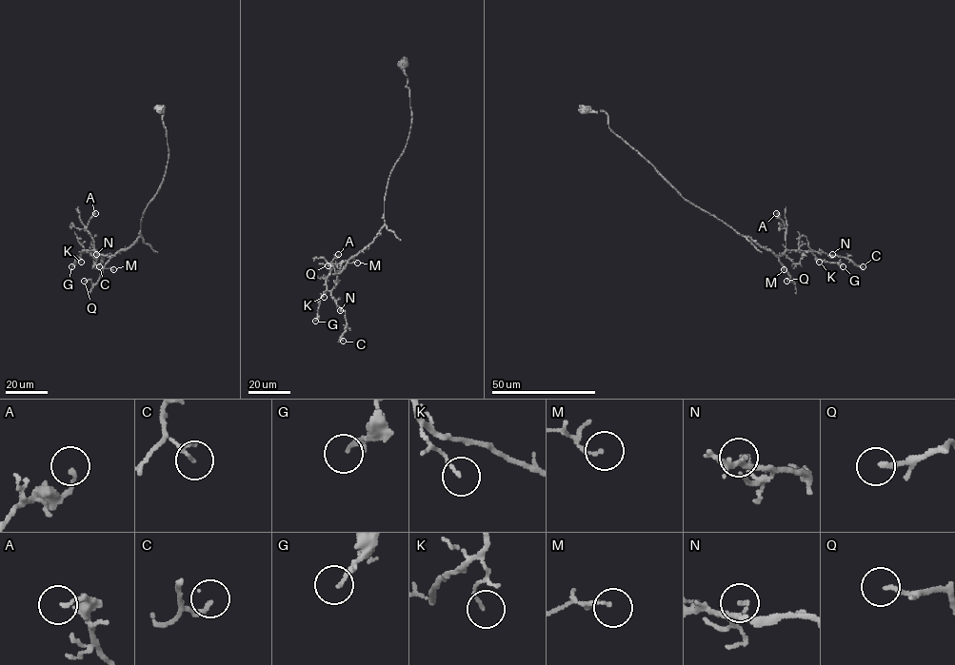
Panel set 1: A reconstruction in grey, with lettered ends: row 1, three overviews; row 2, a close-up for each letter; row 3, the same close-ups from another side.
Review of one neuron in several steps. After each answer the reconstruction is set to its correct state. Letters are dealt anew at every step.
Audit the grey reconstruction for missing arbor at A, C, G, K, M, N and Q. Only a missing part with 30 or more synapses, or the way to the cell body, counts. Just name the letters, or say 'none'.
none

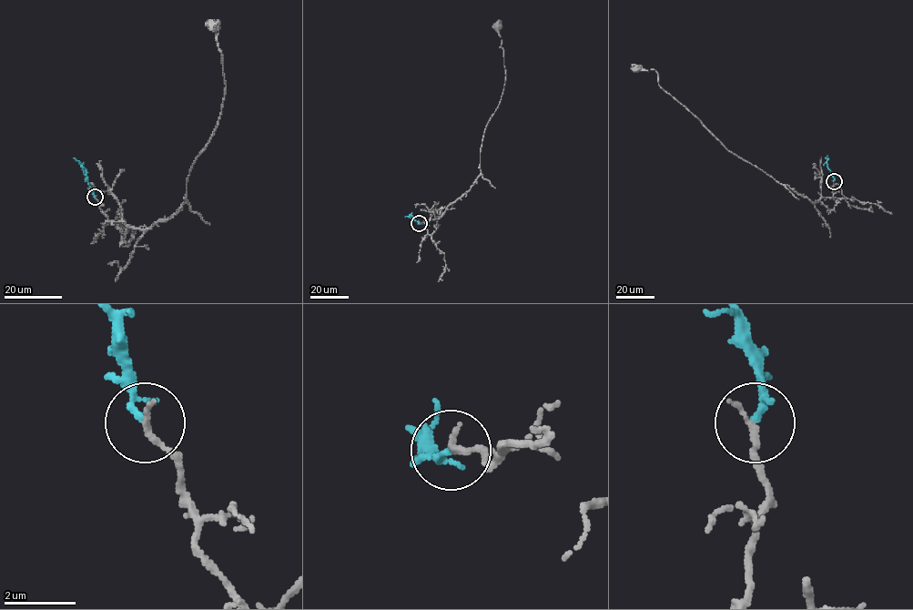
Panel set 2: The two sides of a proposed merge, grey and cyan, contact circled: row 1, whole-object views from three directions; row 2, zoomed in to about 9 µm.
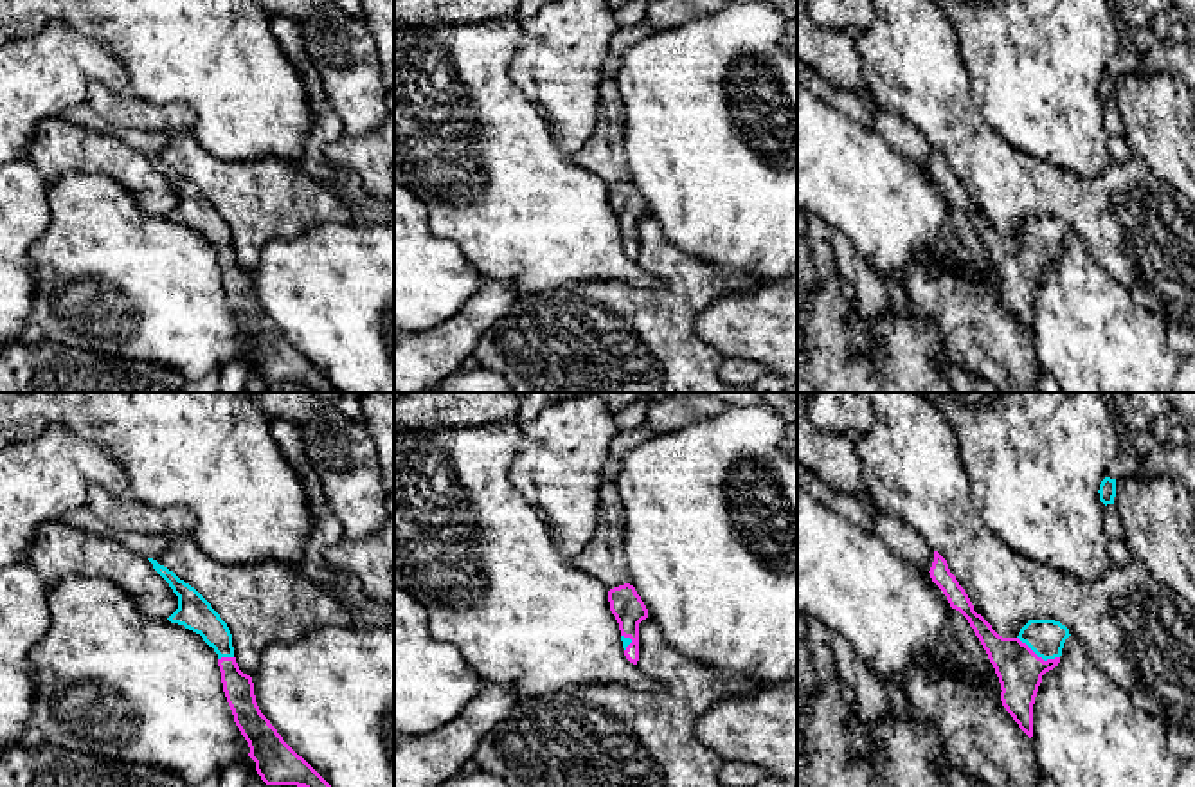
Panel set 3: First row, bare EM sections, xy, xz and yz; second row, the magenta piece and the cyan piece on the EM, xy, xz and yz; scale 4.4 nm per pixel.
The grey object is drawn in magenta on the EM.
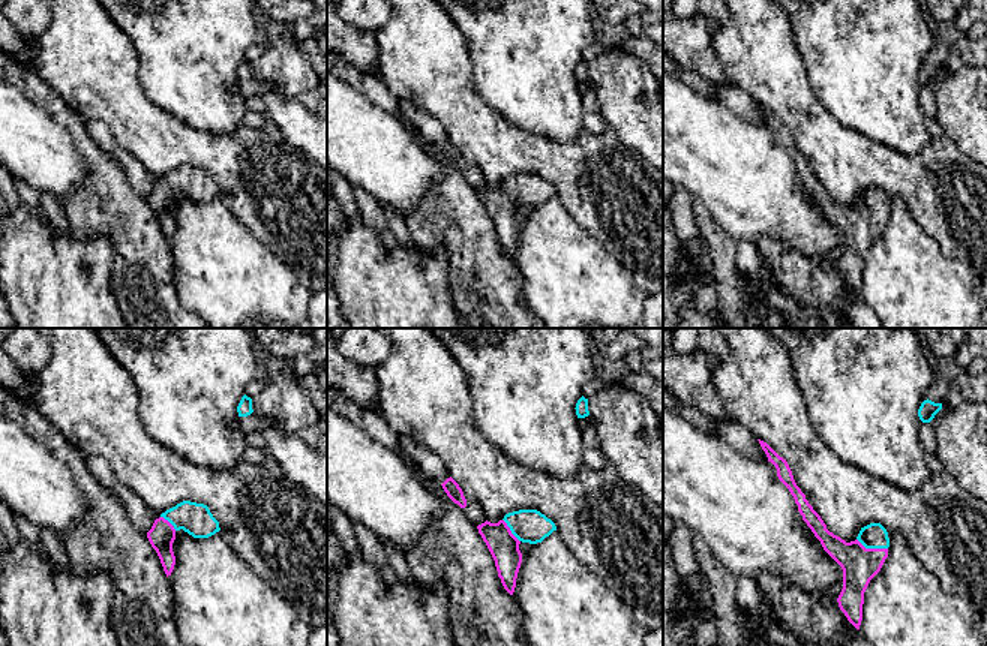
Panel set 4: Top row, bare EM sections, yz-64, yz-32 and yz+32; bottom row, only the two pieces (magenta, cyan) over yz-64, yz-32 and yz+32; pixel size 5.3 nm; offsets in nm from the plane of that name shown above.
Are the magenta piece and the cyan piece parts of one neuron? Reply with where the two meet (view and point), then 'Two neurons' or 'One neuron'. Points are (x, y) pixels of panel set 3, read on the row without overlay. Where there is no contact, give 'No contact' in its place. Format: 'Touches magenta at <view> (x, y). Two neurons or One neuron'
Touches magenta at yz (1037, 253). One neuron

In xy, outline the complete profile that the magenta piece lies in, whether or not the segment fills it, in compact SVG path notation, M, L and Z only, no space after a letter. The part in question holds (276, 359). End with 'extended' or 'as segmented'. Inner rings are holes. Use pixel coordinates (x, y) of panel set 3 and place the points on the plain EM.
M153 158L153 166L178 193L178 205L167 214L171 220L200 231L218 250L223 288L232 306L234 319L248 339L248 353L266 382L297 382L315 393L340 393L331 382L299 353L261 310L252 274L243 270L234 254L232 231L211 200L173 167Z | extended

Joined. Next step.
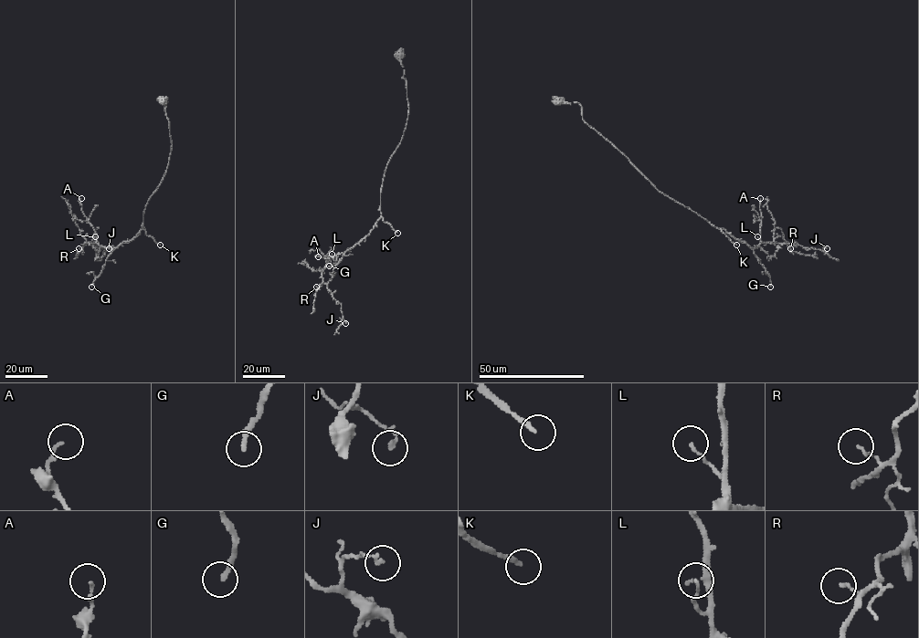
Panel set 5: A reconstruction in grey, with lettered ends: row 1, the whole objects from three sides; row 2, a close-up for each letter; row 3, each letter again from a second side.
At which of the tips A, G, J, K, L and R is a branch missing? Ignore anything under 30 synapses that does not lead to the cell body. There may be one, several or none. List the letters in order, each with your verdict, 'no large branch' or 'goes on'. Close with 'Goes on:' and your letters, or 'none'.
A: no large branch
G: goes on
J: no large branch
K: goes on
L: no large branch
R: no large branch
Goes on: G, K

